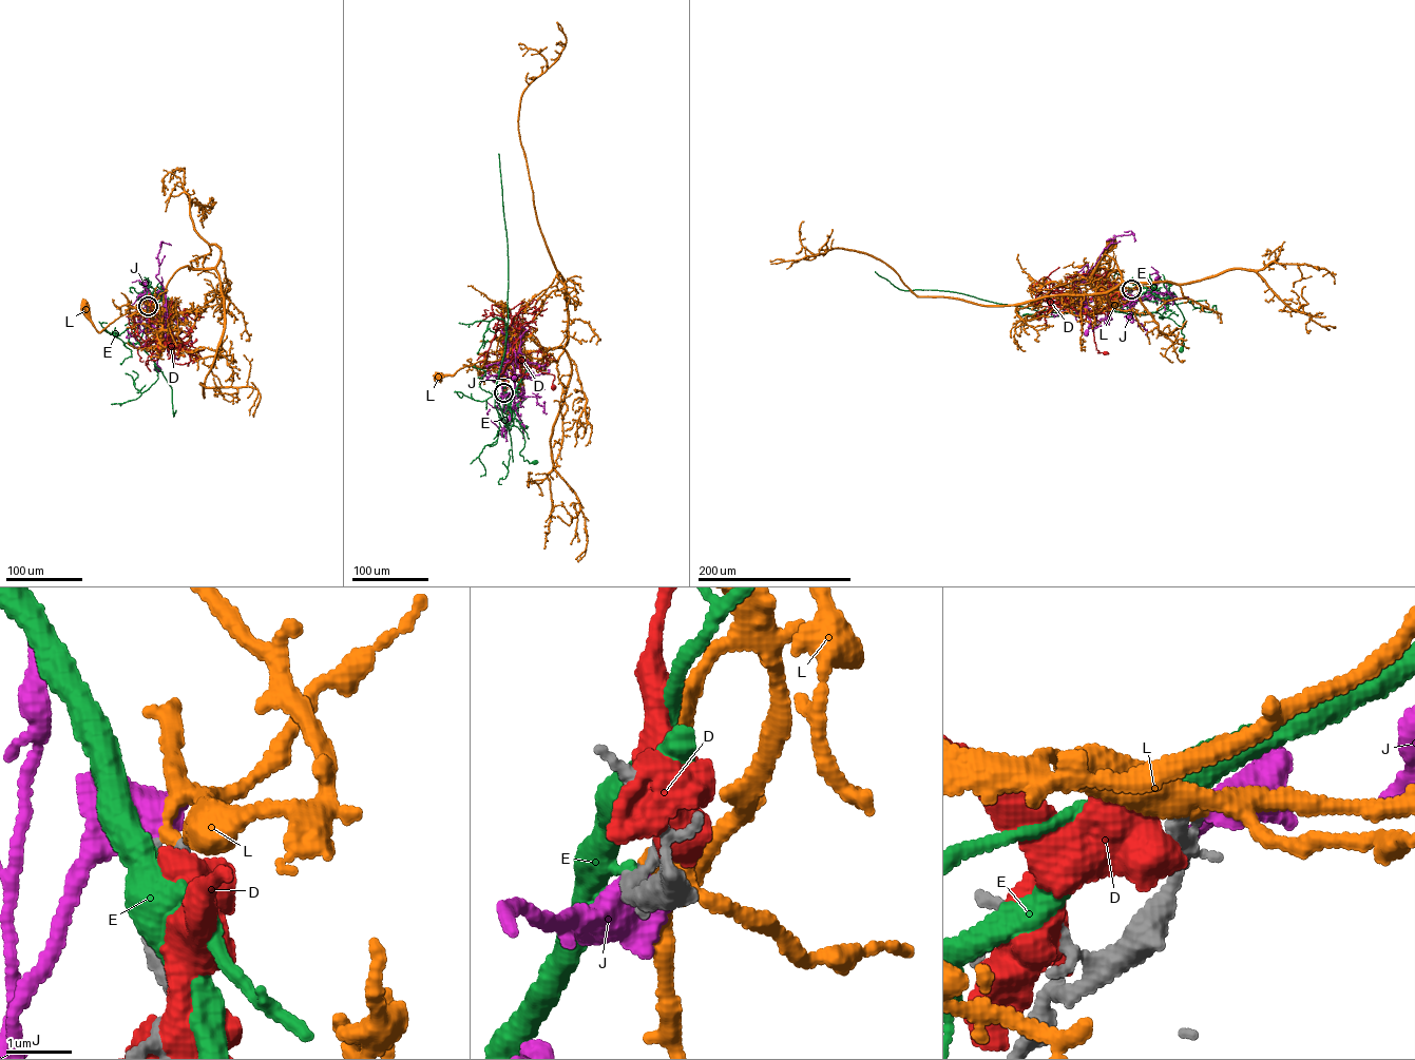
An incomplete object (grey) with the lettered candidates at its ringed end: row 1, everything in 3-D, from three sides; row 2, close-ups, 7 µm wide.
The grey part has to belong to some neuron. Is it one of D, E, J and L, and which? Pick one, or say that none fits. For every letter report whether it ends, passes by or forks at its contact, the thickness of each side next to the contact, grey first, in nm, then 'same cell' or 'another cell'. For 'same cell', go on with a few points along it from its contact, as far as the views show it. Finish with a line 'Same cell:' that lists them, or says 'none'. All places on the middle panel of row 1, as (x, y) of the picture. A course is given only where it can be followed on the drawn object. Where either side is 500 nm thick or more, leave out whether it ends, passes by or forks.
D: calibres 280 and 750 nm; another cell
E: it passes by; calibres 170 and 400 nm; another cell
J: it forks; calibres 170 and 360 nm; another cell
L: it ends; calibres 170 and 160 nm; another cell
Same cell: none

